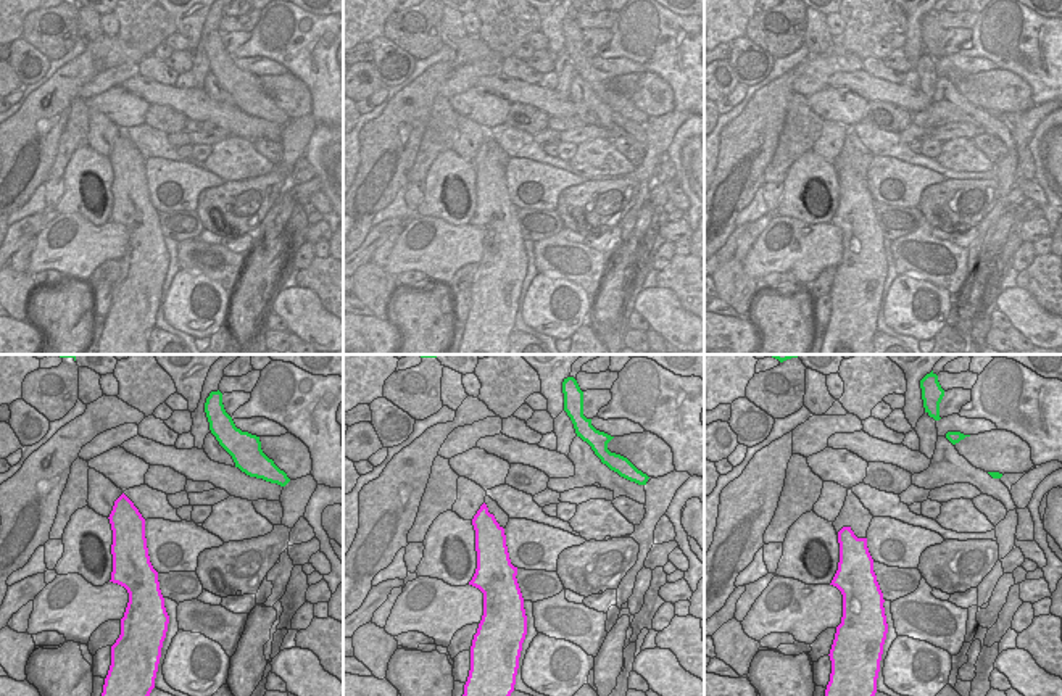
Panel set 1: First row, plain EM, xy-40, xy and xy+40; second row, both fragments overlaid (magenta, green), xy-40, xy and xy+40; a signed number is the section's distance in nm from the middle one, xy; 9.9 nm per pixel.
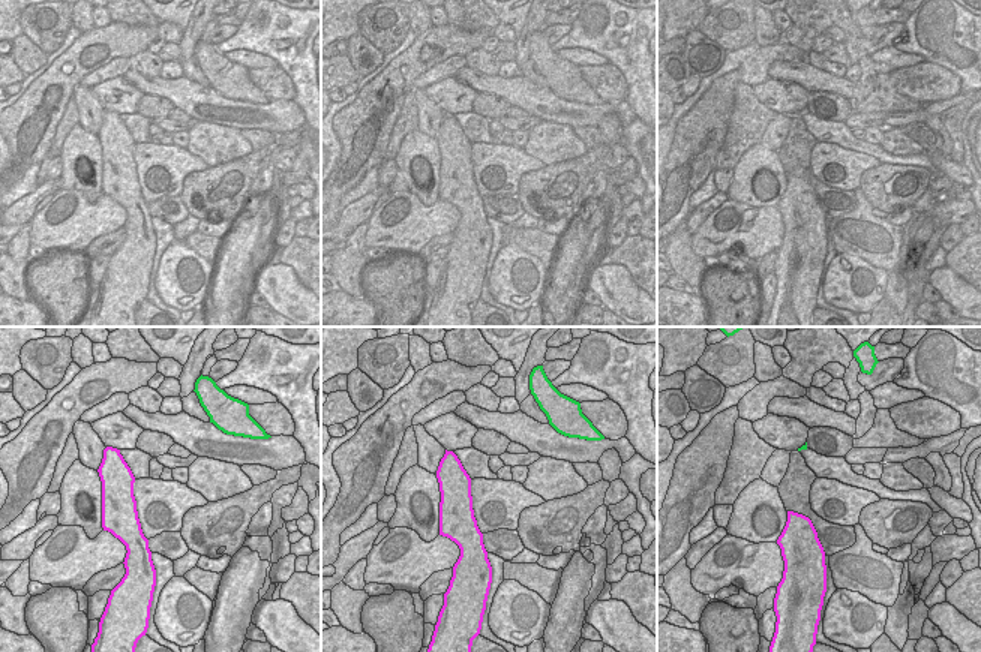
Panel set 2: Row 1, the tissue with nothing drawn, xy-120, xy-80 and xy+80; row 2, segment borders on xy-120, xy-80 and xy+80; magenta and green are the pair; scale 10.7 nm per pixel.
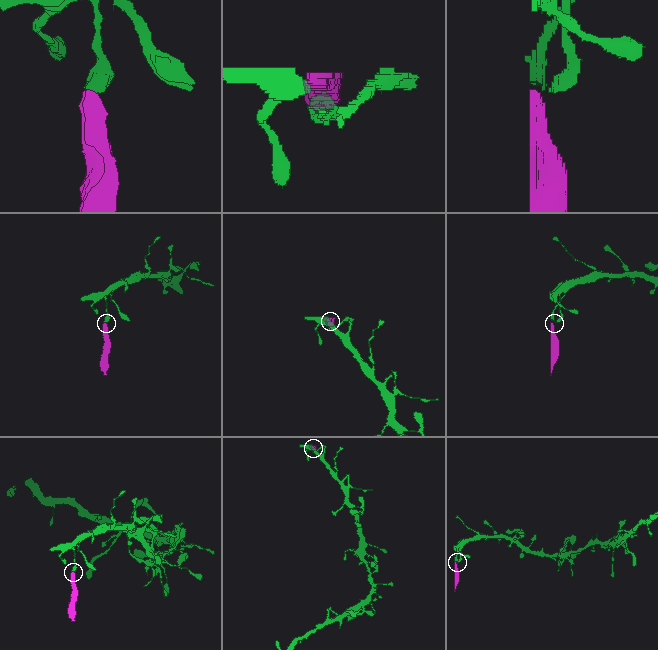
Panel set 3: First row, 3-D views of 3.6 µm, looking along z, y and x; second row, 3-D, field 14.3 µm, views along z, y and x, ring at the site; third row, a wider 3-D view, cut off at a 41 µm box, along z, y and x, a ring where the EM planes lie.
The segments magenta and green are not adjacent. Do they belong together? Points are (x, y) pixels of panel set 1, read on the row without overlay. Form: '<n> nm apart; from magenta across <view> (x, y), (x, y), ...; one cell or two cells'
1050 nm apart; from magenta across xy-40 (137, 149), (219, 82); two cells

